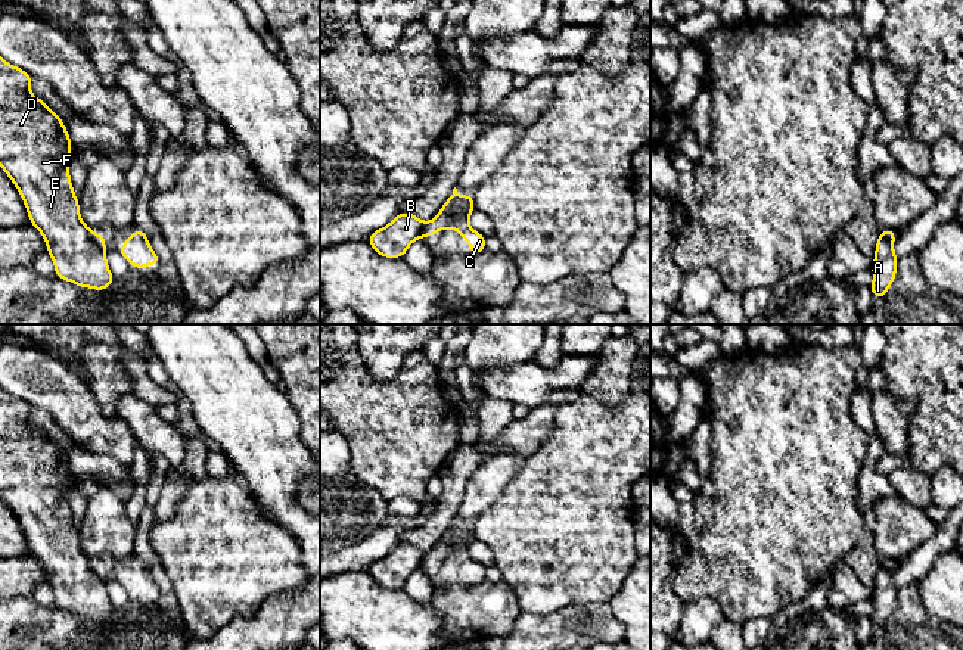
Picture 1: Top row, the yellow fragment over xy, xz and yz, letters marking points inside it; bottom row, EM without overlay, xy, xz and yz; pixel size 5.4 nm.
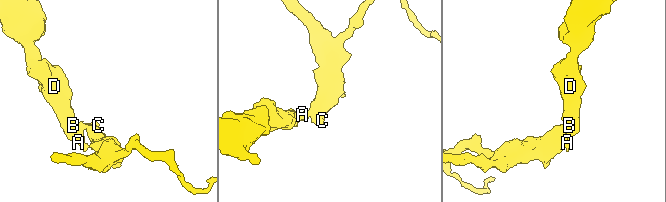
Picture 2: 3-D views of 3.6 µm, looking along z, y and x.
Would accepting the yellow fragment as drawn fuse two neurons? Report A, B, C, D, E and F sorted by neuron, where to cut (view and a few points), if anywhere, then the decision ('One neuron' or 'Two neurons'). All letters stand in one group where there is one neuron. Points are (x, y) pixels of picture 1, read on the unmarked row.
Groups: A B D E F / C. Split along xy (89, 560), (89, 565), (102, 579). Two neurons

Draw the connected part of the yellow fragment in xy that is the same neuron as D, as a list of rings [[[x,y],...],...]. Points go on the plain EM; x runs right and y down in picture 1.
[[[0,386],[0,497],[19,520],[29,545],[47,573],[55,604],[80,618],[105,621],[114,613],[105,581],[90,567],[80,547],[78,528],[69,509],[72,472],[59,445],[31,424],[32,407]]]

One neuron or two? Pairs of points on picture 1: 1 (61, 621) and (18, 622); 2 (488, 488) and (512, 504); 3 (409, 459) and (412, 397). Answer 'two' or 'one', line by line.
1: one
2: two
3: one

